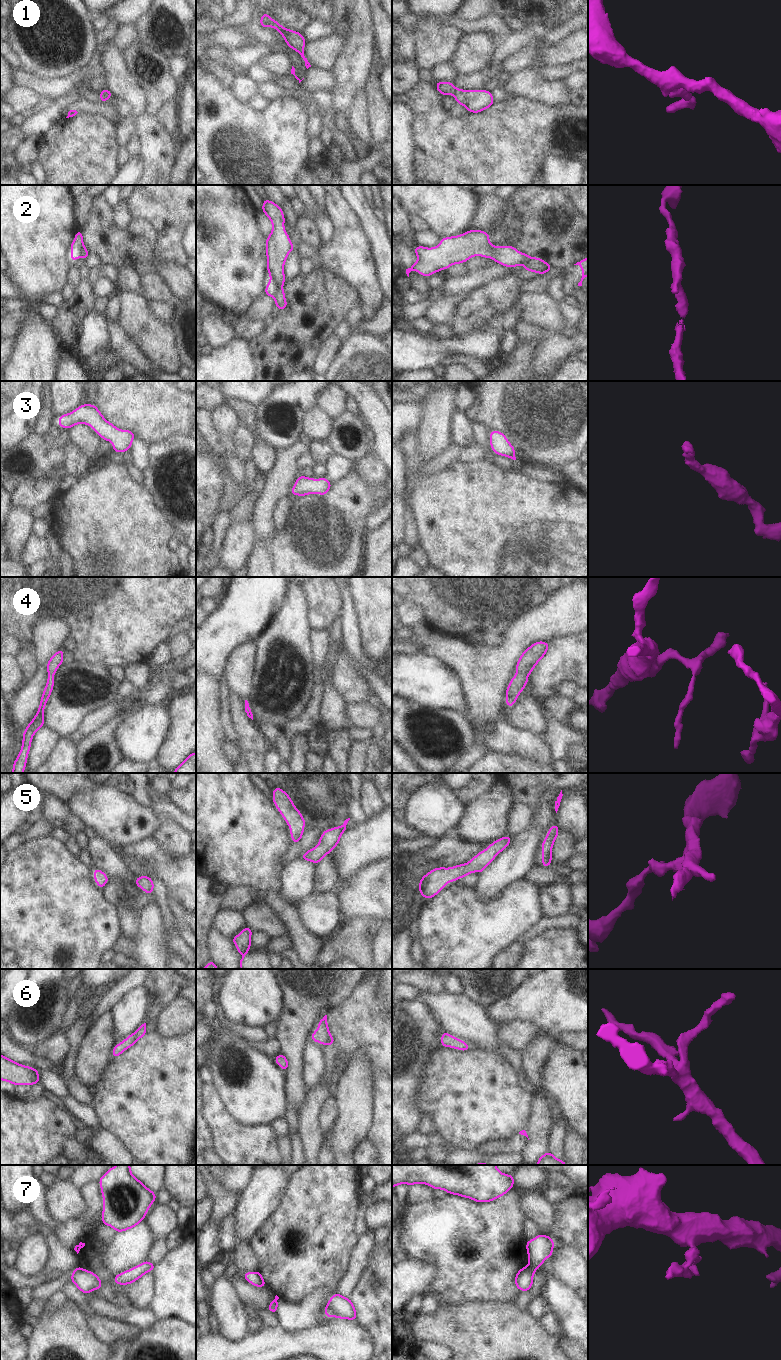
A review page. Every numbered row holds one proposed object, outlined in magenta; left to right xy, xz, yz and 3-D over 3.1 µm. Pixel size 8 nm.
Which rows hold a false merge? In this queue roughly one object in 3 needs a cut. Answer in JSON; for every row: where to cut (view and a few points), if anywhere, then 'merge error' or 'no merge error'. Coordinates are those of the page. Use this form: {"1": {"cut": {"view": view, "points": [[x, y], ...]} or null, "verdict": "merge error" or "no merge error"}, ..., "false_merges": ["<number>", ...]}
{"1": {"cut": null, "verdict": "no merge error"}, "2": {"cut": null, "verdict": "no merge error"}, "3": {"cut": null, "verdict": "no merge error"}, "4": {"cut": null, "verdict": "no merge error"}, "5": {"cut": null, "verdict": "no merge error"}, "6": {"cut": null, "verdict": "no merge error"}, "7": {"cut": {"view": "yz", "points": [[525, 1267], [532, 1274]]}, "verdict": "merge error"}, "false_merges": ["7"]}

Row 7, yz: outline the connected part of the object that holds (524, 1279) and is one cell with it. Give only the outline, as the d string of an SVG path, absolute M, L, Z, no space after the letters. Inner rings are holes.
M522 1267L515 1276L515 1286L521 1291L530 1291L533 1284L533 1274L526 1267Z

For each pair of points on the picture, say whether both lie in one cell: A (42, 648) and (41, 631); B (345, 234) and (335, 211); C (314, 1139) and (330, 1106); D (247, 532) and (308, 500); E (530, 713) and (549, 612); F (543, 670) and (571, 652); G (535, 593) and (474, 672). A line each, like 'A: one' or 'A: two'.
A: one
B: one
C: two
D: two
E: two
F: one
G: two

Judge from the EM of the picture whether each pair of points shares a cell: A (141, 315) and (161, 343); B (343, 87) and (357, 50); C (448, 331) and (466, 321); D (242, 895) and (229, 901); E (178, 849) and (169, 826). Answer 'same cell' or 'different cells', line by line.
A: same cell
B: same cell
C: same cell
D: same cell
E: same cell

